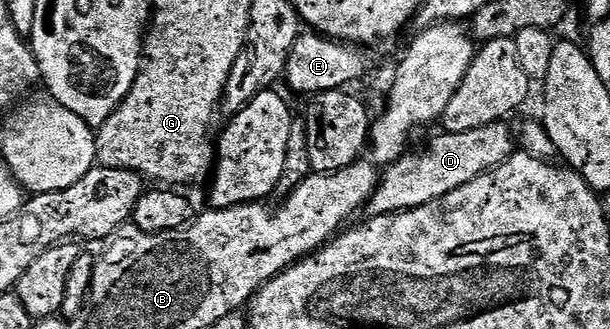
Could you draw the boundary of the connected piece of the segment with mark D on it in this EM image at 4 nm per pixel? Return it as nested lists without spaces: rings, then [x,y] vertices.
[[[500,121],[490,123],[484,127],[478,127],[477,129],[469,129],[465,133],[453,133],[452,131],[439,133],[439,136],[424,151],[419,151],[416,155],[414,153],[404,155],[403,158],[390,164],[382,172],[379,186],[376,187],[371,198],[365,204],[365,211],[368,211],[366,214],[371,217],[376,215],[394,215],[396,211],[408,211],[414,207],[420,207],[426,203],[433,202],[435,199],[445,197],[445,193],[449,193],[453,189],[473,181],[479,175],[493,170],[494,167],[499,167],[513,154],[517,147],[516,136],[513,134],[513,131],[506,127],[507,125],[506,122]]]

